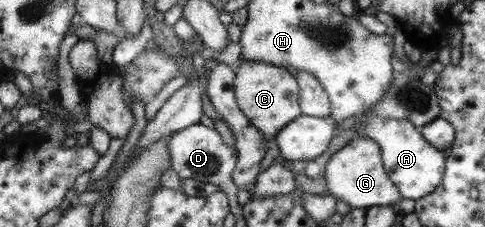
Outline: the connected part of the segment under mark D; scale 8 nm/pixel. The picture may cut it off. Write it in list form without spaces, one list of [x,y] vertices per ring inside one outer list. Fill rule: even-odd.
[[[197,122],[173,133],[167,143],[170,150],[170,167],[181,180],[193,179],[217,186],[221,193],[231,197],[231,211],[235,211],[237,187],[233,185],[230,175],[236,164],[236,151],[223,143],[217,130]]]

